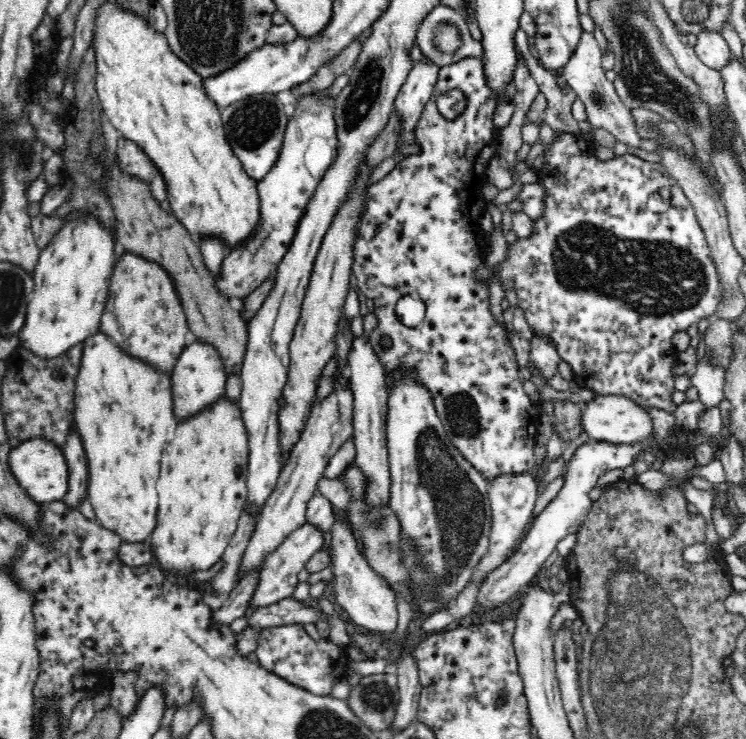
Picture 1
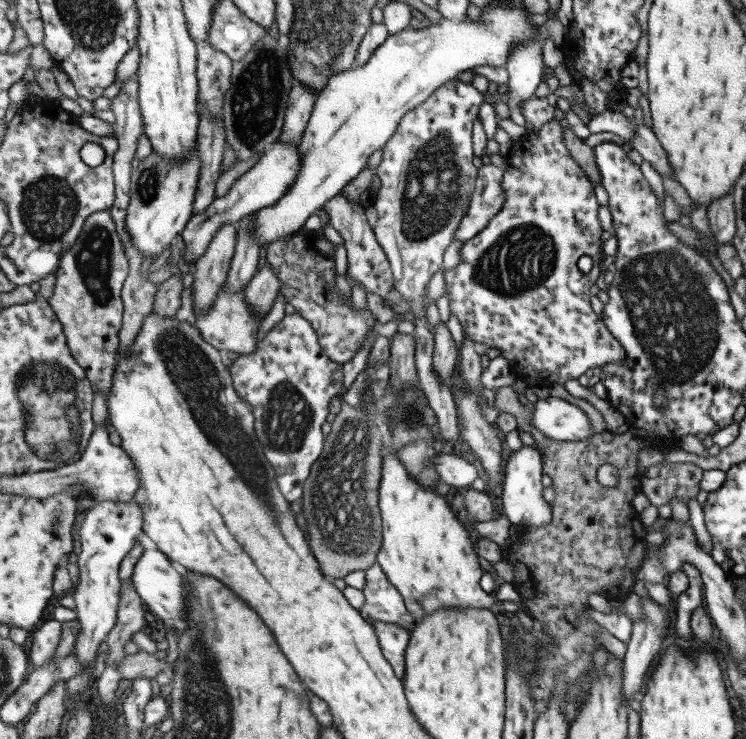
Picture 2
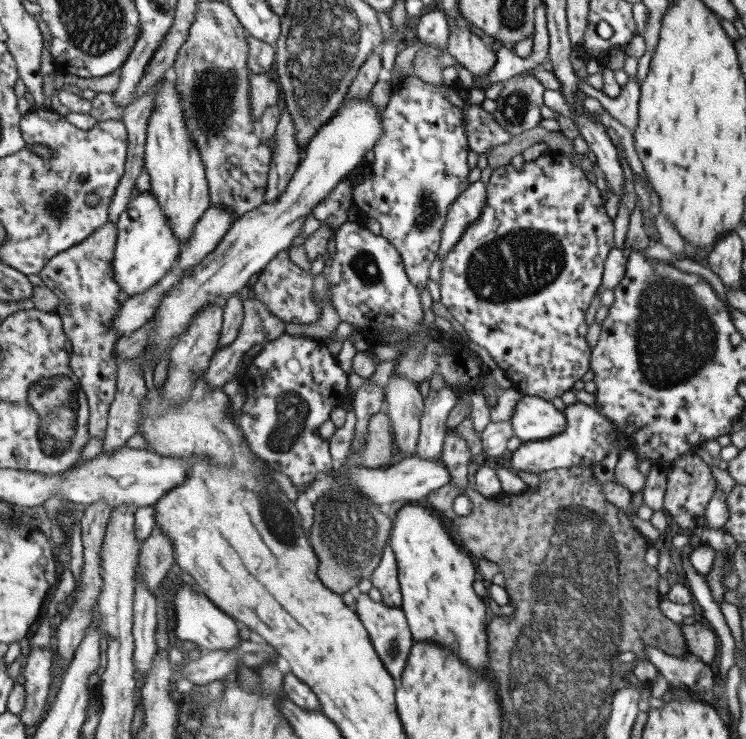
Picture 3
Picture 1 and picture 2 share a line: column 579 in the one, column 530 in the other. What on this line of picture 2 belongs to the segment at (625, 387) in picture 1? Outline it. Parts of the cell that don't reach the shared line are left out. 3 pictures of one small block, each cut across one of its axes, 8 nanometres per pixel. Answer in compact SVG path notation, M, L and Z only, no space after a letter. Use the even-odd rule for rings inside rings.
M554 118L549 123L545 123L536 133L528 134L526 138L521 140L521 146L517 148L517 152L511 158L506 159L507 170L502 182L503 189L505 189L503 209L491 220L491 223L483 232L477 234L472 240L464 242L459 253L459 264L445 272L444 276L450 311L458 318L464 334L475 340L481 347L499 348L503 351L501 356L505 356L511 361L514 372L518 377L518 383L529 388L531 386L546 386L549 388L556 382L564 385L571 379L583 376L589 368L605 366L605 364L611 364L611 362L621 362L621 360L625 360L626 356L626 350L619 344L619 340L615 338L614 334L609 331L609 327L591 308L591 286L599 280L602 260L600 253L603 254L603 250L599 250L603 228L601 228L601 222L599 222L599 216L597 216L601 206L599 206L597 196L595 196L596 183L587 176L581 165L573 159L573 156L569 153L569 147L565 145L563 140L565 140L563 126ZM581 256L589 256L593 260L592 270L588 274L583 274L577 266Z

